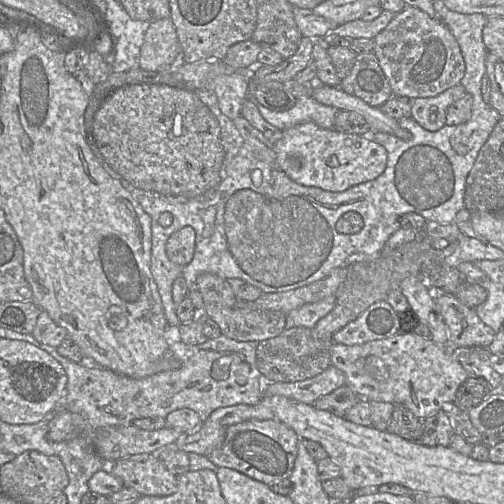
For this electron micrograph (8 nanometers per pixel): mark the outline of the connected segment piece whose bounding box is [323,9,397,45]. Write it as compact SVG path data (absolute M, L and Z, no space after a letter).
M382 10L381 14L374 20L365 21L362 18L346 22L336 26L330 33L325 35L324 41L327 45L333 45L339 36L350 38L372 38L374 39L394 18L397 13Z

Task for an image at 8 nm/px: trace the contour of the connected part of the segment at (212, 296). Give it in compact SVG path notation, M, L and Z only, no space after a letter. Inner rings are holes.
M203 273L196 280L204 303L204 312L219 326L221 334L239 341L260 342L280 335L285 329L287 314L282 311L239 309L237 298L227 279L215 274Z

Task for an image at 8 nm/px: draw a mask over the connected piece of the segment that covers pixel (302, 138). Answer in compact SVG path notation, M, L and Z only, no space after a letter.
M313 122L301 123L282 131L281 138L274 144L276 167L293 181L304 185L319 187L331 192L343 192L353 186L373 180L386 169L388 153L382 145L360 134L324 129Z

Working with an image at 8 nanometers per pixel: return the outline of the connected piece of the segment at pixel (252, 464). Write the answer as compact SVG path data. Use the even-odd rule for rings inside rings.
M277 419L249 420L226 427L222 445L213 450L209 460L218 468L234 469L246 476L271 486L289 479L297 456L299 436Z

